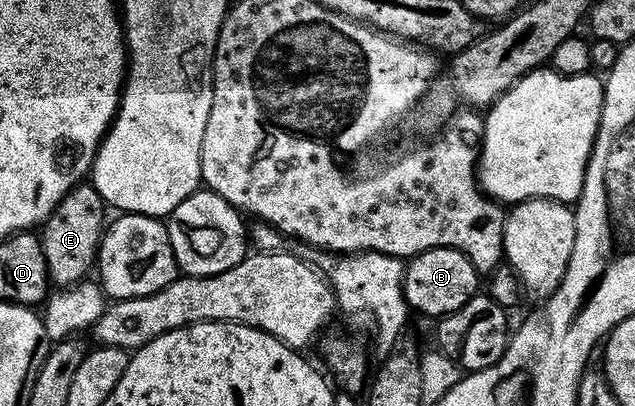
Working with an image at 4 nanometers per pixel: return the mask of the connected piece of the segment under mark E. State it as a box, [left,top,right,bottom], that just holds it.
[42,183,106,287]

